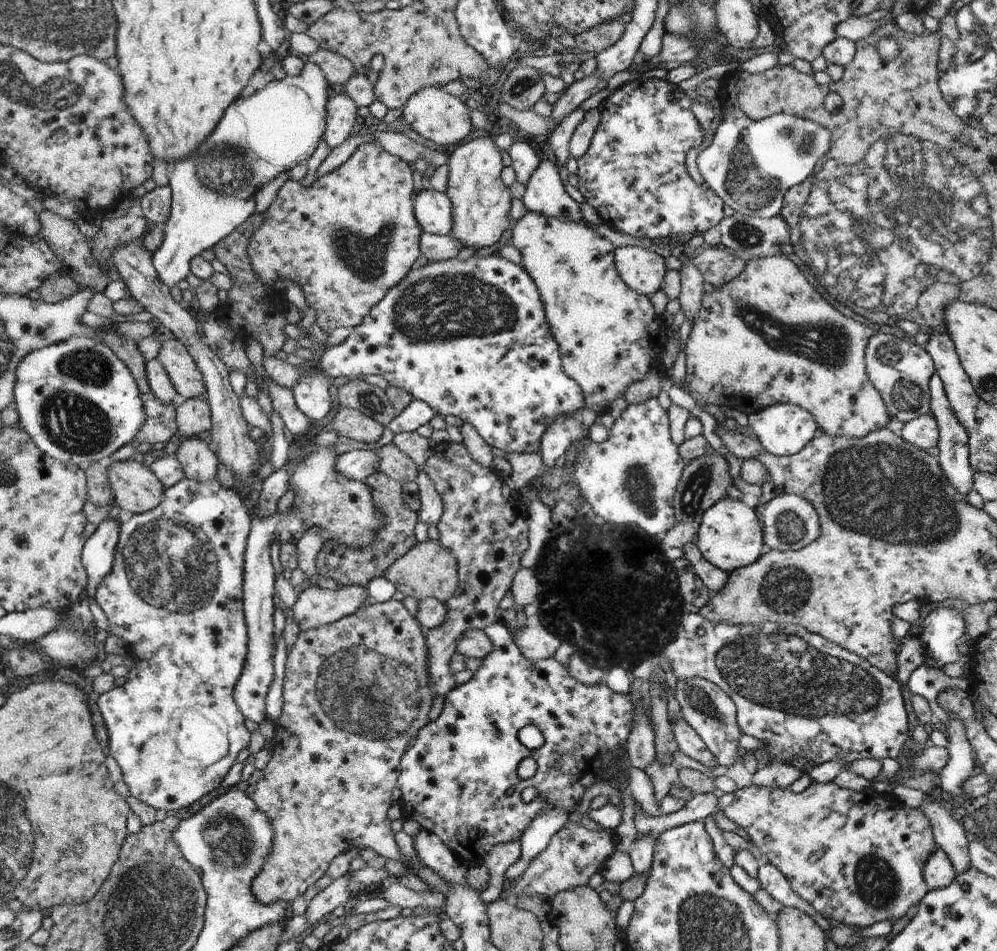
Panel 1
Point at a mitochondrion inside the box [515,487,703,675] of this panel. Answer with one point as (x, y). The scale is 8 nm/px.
(653, 649)

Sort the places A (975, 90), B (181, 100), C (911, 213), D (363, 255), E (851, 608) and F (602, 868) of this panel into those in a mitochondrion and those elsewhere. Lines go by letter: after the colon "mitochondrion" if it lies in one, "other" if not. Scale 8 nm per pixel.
A: mitochondrion
B: other
C: mitochondrion
D: mitochondrion
E: other
F: other

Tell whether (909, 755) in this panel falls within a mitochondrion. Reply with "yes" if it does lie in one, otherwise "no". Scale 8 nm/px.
no

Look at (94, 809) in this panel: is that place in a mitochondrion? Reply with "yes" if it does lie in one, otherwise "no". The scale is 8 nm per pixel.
no

